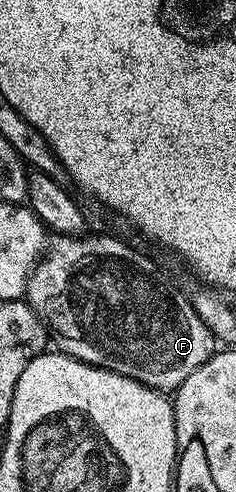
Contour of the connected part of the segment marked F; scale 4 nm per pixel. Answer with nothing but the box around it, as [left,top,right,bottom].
[26,235,217,391]

